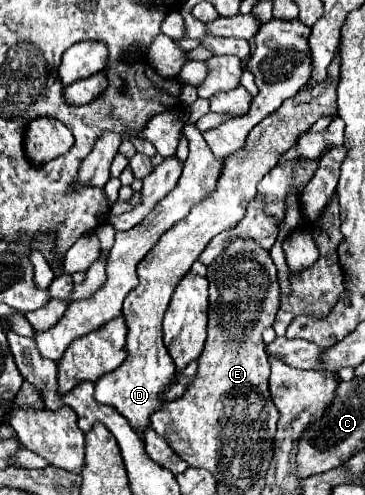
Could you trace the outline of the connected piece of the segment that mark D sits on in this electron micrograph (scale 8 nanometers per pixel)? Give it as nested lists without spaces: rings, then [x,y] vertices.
[[[334,61],[338,65],[332,65],[328,69],[328,77],[310,87],[296,93],[296,97],[288,99],[276,115],[268,115],[264,123],[258,123],[246,137],[246,143],[240,151],[234,151],[228,155],[222,175],[218,179],[216,191],[198,203],[190,215],[182,221],[178,221],[172,229],[168,229],[158,243],[152,247],[152,251],[146,255],[144,261],[138,265],[138,287],[128,293],[124,299],[124,321],[128,327],[126,337],[126,361],[110,371],[108,375],[102,375],[100,381],[96,381],[96,401],[114,407],[122,417],[128,419],[130,427],[138,431],[140,435],[146,433],[150,427],[150,415],[160,411],[164,405],[164,391],[174,383],[176,369],[172,363],[172,357],[168,355],[168,349],[162,341],[162,317],[168,309],[170,297],[178,285],[178,281],[190,271],[192,263],[198,259],[198,255],[206,249],[212,237],[222,233],[224,229],[234,227],[246,213],[248,203],[256,197],[256,185],[260,179],[276,165],[278,155],[288,151],[294,143],[298,133],[306,131],[314,121],[322,115],[332,117],[336,113],[336,87],[340,79],[340,61]]]

